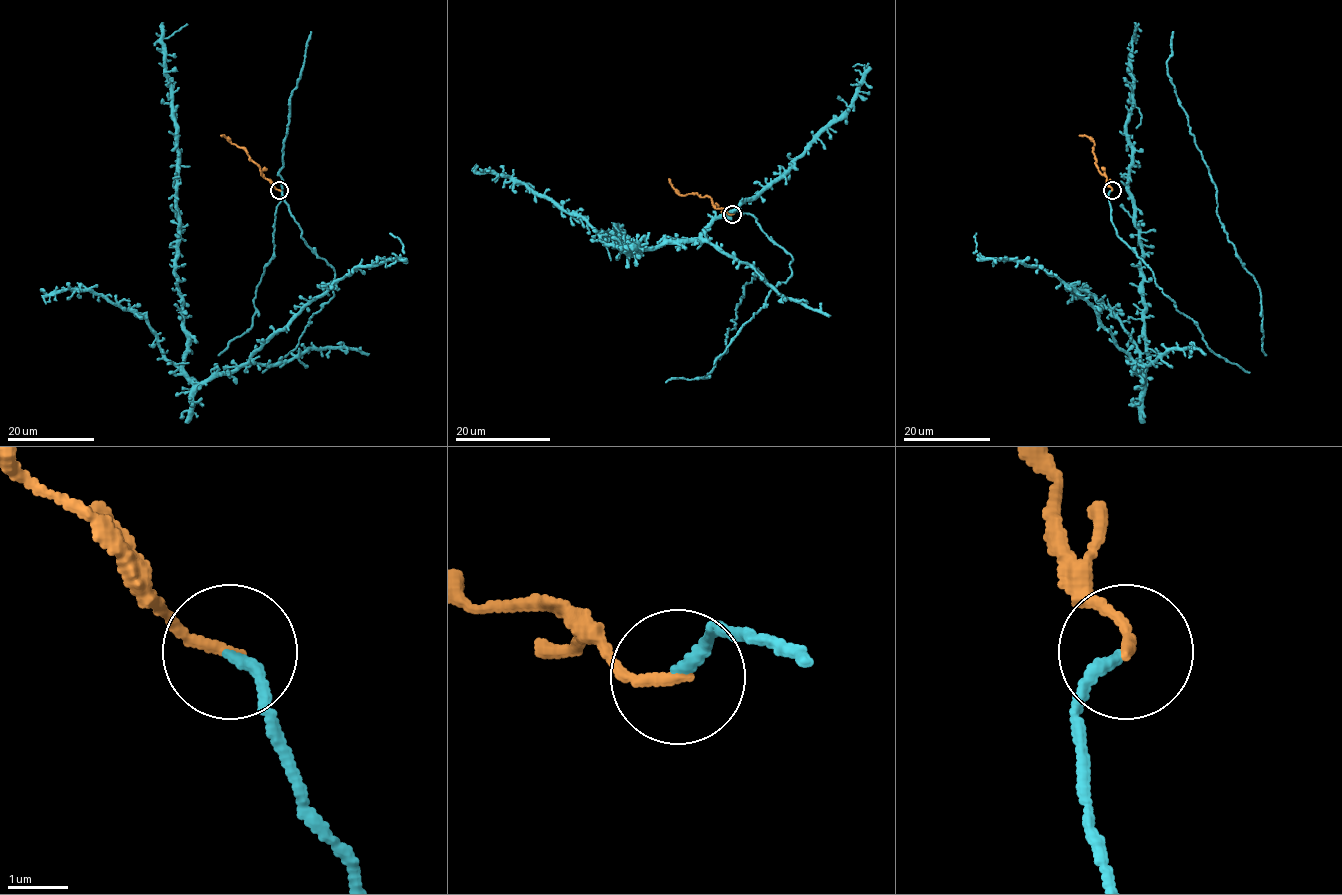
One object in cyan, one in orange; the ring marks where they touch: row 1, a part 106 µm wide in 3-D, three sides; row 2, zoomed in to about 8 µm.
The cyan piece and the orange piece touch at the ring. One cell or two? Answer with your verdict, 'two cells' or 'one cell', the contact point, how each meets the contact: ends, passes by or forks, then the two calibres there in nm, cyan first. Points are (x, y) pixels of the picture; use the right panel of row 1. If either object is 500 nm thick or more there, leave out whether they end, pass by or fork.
one cell; place (1112, 190); cyan ends; orange ends; calibres 200 and 180 nm

